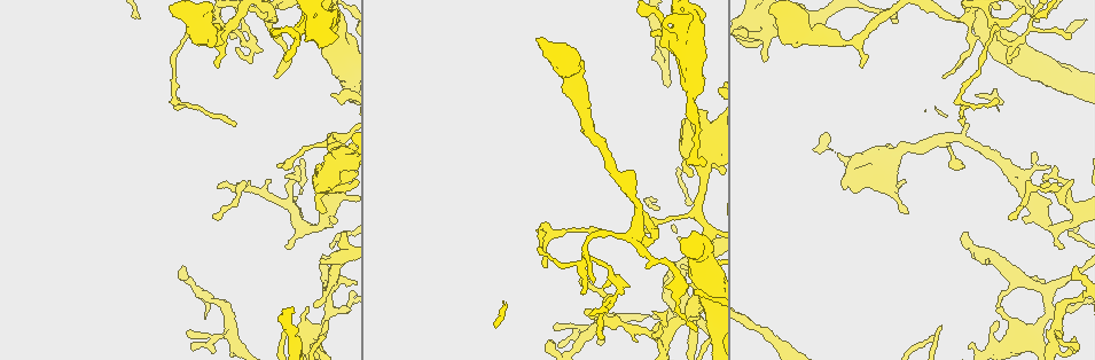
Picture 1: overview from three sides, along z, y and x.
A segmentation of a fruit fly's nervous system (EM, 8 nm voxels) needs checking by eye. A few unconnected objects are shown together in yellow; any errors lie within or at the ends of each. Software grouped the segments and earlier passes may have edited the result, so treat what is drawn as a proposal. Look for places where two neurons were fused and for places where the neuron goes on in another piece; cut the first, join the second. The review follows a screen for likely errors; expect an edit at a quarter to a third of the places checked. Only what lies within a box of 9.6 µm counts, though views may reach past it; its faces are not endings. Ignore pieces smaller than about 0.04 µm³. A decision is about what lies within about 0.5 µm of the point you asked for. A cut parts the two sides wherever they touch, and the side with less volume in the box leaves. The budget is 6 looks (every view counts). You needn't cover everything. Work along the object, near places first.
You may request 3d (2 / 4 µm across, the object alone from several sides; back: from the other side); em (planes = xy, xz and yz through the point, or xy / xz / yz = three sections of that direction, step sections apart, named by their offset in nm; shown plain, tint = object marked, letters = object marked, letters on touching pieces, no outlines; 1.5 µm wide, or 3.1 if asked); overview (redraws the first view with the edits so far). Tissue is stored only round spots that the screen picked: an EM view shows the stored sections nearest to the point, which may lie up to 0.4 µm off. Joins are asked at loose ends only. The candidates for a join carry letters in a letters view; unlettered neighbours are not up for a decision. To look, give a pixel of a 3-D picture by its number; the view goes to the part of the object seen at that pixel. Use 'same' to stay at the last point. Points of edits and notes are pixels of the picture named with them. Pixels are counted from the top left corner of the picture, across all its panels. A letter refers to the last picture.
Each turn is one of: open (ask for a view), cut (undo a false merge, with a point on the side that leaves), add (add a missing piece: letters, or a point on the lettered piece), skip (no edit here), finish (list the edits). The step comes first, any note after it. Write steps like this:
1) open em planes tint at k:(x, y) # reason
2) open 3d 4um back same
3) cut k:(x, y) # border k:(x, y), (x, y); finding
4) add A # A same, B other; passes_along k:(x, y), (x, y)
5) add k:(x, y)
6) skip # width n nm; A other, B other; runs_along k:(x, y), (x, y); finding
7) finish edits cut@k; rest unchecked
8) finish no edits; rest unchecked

open 3d 4um at 1:(545, 264) # thin end

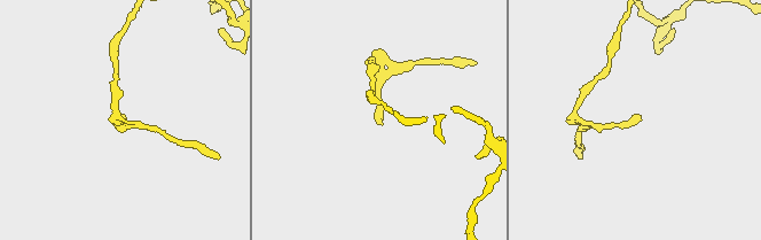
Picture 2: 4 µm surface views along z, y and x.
open em planes tint at 2:(125, 116)

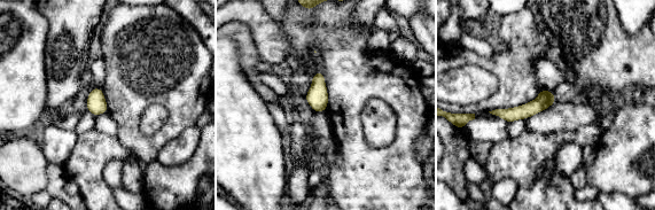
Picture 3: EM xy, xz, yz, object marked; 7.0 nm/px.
open em planes letters same # see the neighbours

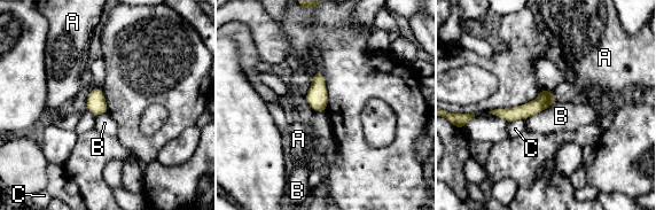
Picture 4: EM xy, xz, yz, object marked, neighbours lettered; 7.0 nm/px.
skip # A other, B other, C other; border 4:(553, 91), (556, 100); no lettered piece goes on from it

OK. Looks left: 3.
open em yz step 4 tint at 1:(956, 136) # thick turns thin

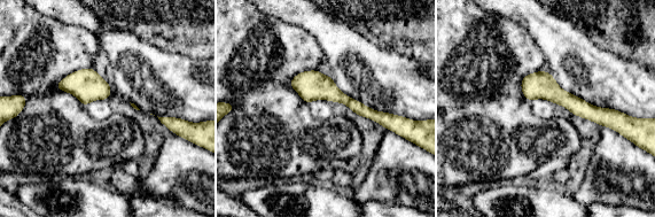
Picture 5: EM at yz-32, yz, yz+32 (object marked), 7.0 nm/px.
open em planes letters same

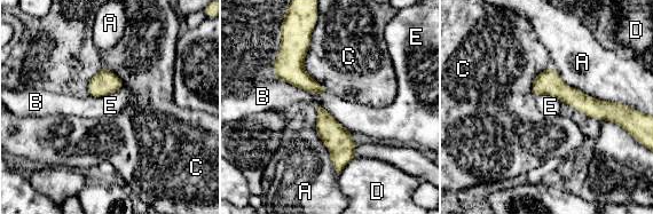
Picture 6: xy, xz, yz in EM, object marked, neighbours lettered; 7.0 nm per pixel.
skip # longest_contact A 550 nm; A other, B other, C other, D other, E other; border 6:(312, 30), (304, 69), (327, 90); one neuron here

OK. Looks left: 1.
open em planes letters at 1:(556, 329) # tapers out

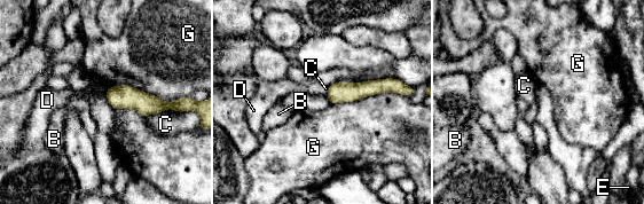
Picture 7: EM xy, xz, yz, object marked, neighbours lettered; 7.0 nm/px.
skip # width 150 nm; B other, C other, D other, E other, G other; runs_along 7:(109, 92), (146, 104), (186, 100); none of them fits

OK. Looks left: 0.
finish no edits; rest unchecked

